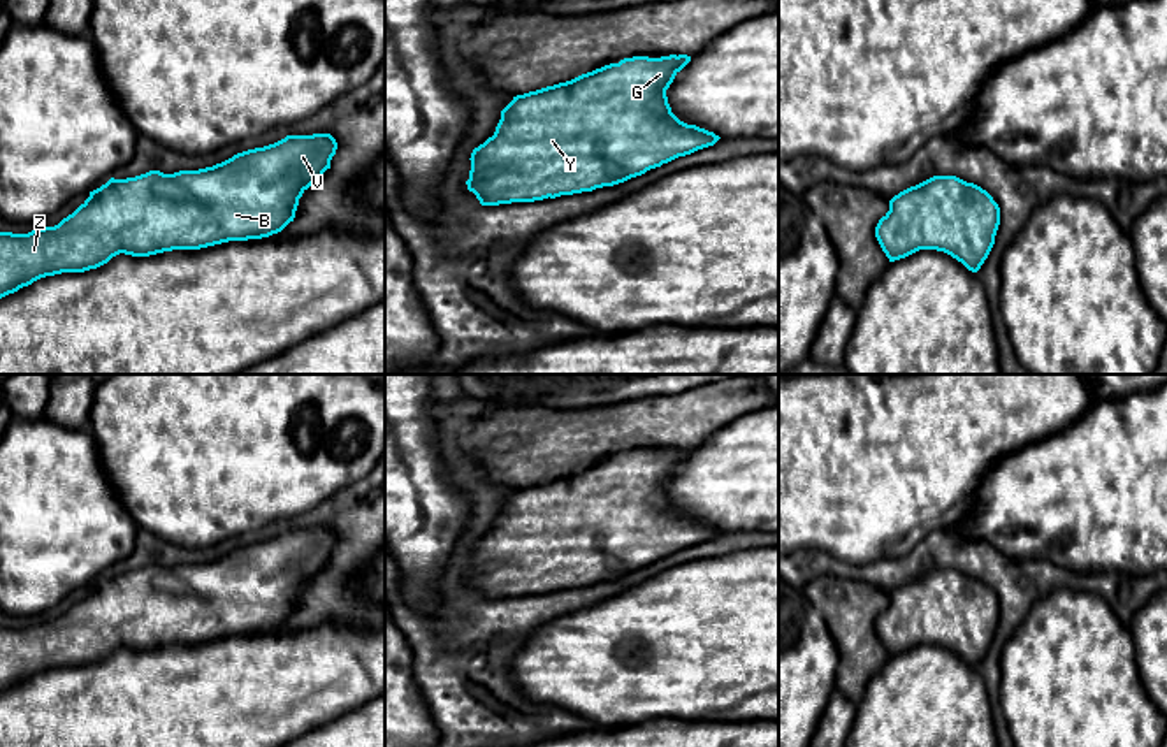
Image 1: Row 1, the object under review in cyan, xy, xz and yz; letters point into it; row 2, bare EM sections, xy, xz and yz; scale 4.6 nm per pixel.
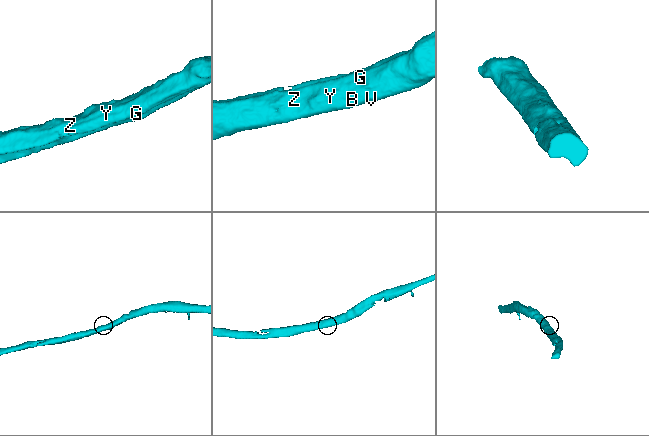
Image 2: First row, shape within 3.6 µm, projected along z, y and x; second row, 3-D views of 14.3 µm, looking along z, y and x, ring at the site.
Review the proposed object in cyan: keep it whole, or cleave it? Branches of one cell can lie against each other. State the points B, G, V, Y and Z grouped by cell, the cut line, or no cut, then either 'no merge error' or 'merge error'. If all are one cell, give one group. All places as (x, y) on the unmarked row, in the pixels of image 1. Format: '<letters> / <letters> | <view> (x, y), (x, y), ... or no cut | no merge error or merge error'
B G V Y Z | no cut | no merge error

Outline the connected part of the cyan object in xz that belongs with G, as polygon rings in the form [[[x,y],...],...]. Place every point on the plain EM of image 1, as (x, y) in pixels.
[[[687,448],[624,452],[571,475],[513,490],[501,504],[494,529],[471,547],[468,584],[482,599],[555,592],[613,580],[678,550],[714,540],[721,533],[719,529],[680,515],[668,497],[666,483],[689,455]]]

